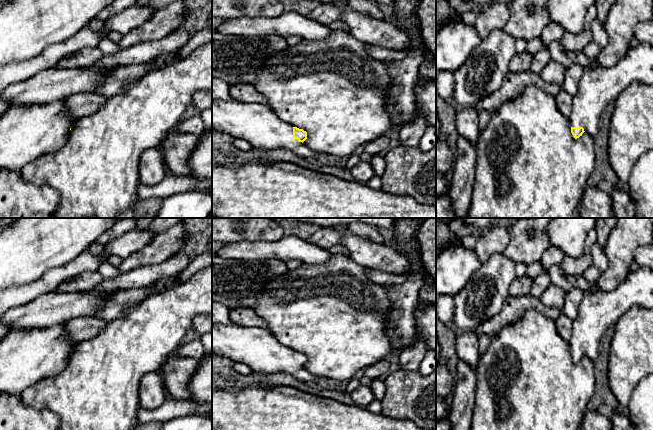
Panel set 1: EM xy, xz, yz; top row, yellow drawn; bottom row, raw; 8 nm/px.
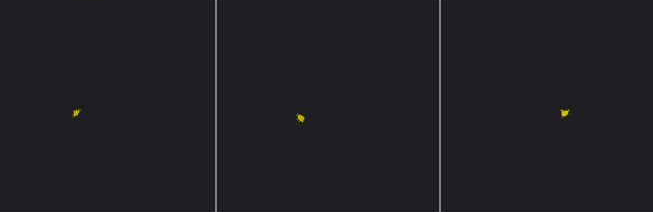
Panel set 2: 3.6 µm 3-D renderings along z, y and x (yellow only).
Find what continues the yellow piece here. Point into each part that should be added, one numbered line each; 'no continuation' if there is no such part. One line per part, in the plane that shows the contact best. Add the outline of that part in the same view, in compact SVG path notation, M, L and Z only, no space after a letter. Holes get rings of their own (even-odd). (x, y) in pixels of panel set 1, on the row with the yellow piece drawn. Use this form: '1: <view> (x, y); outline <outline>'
1: xz (258, 124); outline M212 99L212 129L246 140L253 149L286 149L300 157L318 154L293 138L293 125L281 120L268 106L237 99Z

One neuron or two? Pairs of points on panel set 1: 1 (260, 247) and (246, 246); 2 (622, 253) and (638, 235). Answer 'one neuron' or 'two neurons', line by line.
1: one neuron
2: one neuron

